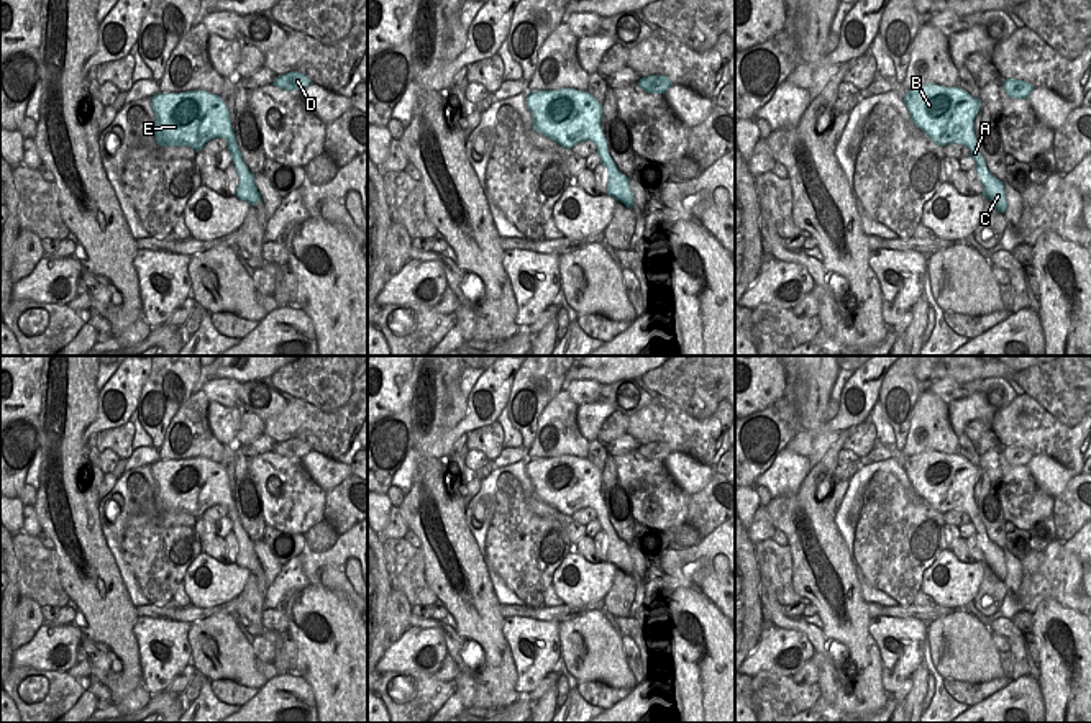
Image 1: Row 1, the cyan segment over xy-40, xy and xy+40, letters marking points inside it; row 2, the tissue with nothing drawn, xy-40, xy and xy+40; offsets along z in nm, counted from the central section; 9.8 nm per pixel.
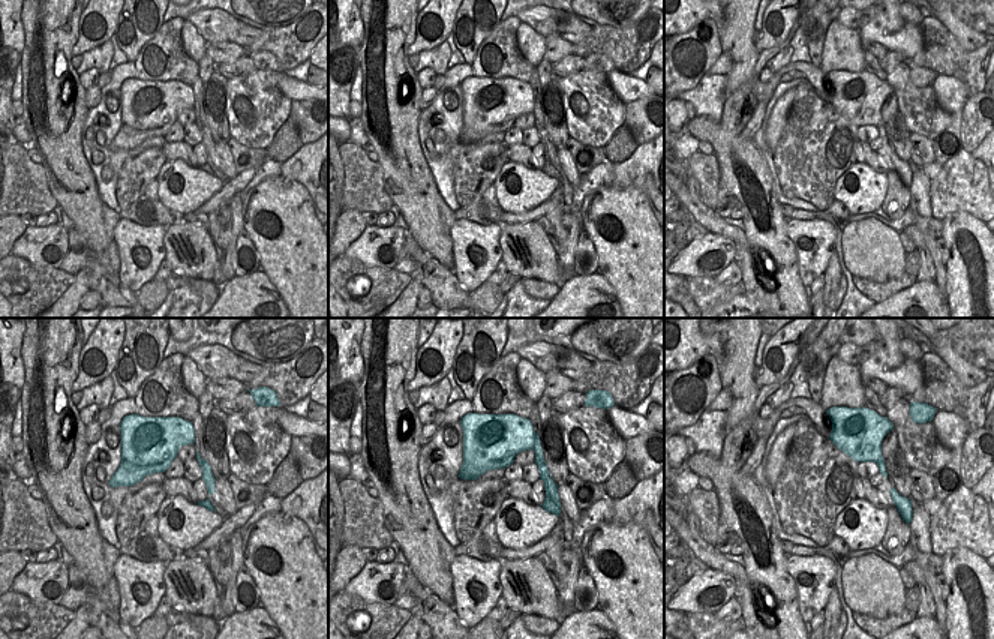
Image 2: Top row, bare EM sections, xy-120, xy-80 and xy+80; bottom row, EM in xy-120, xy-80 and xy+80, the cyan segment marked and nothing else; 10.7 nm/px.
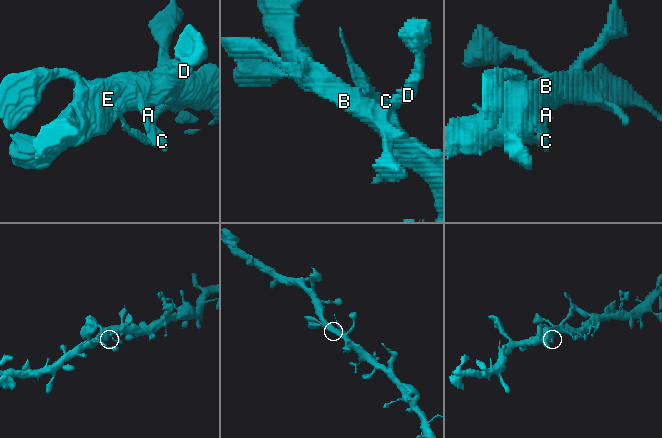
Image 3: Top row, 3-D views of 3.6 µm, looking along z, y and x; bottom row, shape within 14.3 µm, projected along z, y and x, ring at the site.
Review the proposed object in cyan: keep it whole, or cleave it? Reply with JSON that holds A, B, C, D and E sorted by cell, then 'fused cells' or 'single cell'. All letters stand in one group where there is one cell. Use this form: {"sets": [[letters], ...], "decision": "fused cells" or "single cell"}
{"sets": [["A", "B", "C", "D", "E"]], "decision": "single cell"}

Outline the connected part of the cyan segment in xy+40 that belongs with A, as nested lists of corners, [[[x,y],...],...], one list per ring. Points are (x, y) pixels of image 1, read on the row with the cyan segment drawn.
[[[925,84],[907,90],[904,93],[904,103],[915,126],[934,143],[938,146],[956,143],[970,149],[970,156],[975,159],[976,172],[984,189],[983,195],[999,213],[1004,213],[1007,207],[1004,182],[988,171],[973,130],[975,118],[981,107],[979,98],[973,98],[958,87]]]

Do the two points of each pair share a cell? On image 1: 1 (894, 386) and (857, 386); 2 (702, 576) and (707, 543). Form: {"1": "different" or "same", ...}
{"1": "different", "2": "same"}

